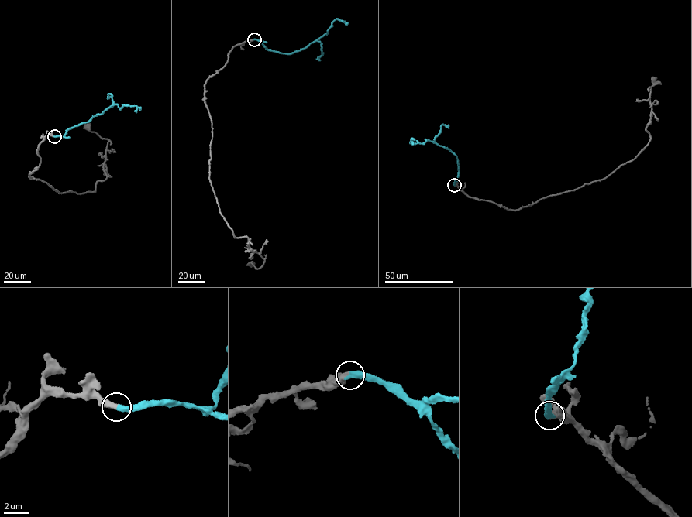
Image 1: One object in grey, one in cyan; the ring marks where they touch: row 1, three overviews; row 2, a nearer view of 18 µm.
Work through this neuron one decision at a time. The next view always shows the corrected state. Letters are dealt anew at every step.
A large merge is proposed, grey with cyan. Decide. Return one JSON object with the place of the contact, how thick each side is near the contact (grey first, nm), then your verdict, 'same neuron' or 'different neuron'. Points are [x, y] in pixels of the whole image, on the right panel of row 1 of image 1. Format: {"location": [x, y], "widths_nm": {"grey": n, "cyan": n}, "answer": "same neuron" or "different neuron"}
{"location": [454, 185], "widths_nm": {"grey": 460, "cyan": 460}, "answer": "same neuron"}

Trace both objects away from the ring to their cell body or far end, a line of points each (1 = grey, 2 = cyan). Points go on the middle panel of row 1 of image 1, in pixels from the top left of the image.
1: (254, 39), (233, 46), (204, 99), (209, 177), (234, 237), (247, 237), (264, 260), (251, 264)
2: (254, 39), (269, 50), (290, 53), (306, 47), (326, 34), (335, 19), (343, 20), (346, 22), (345, 24)

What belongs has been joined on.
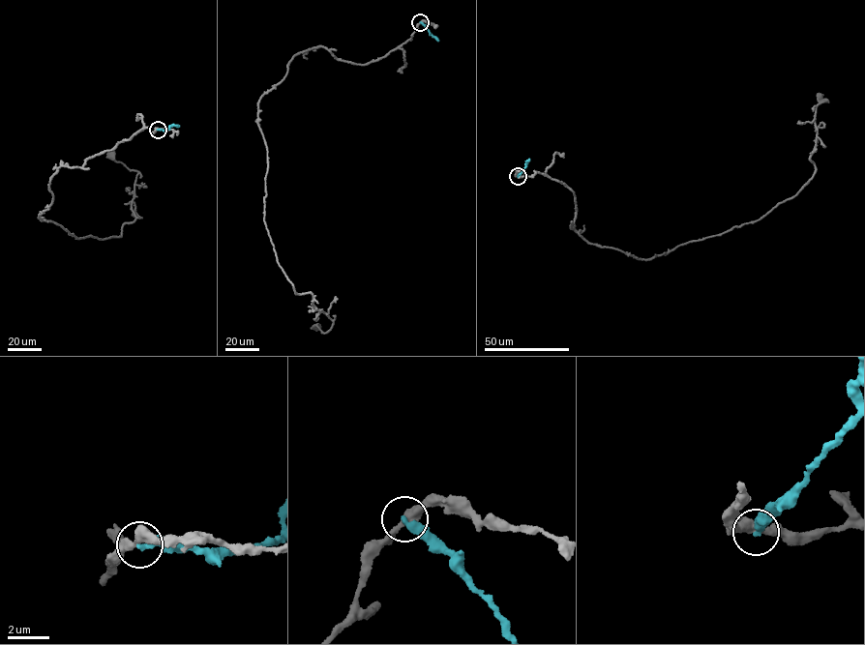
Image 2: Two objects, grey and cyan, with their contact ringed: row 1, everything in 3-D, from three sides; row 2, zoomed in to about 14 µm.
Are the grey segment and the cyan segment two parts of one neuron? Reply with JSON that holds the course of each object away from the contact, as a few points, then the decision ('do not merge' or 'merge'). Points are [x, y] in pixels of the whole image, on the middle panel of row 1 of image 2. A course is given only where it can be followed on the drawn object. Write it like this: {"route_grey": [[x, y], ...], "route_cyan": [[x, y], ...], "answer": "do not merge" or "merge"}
{"route_grey": [[420, 22], [364, 65], [321, 46], [299, 53], [259, 102], [264, 219], [295, 293], [333, 322], [316, 327]], "route_cyan": [[420, 22], [438, 41]], "answer": "do not merge"}

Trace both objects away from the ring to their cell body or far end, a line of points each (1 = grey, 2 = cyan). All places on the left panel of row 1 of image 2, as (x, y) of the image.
1: (158, 129), (81, 167), (58, 167), (39, 217), (77, 239), (121, 237), (135, 218), (138, 172), (111, 154)
2: (158, 129), (179, 126)

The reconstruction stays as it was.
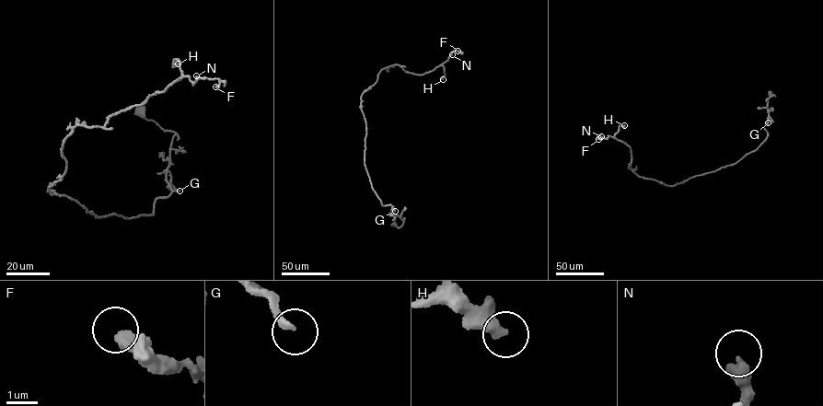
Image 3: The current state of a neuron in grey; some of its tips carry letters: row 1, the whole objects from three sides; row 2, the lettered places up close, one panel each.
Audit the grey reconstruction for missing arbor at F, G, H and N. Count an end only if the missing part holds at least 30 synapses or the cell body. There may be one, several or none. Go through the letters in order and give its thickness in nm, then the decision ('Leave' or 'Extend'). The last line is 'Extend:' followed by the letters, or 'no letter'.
F: Thickness 380 nm. Leave
G: Thickness 240 nm. Extend
H: Thickness 320 nm. Leave
N: Thickness 400 nm. Leave
Extend: G

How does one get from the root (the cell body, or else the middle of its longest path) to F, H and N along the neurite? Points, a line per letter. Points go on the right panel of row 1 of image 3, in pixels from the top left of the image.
F: (770, 93), (768, 136), (757, 149), (672, 186), (629, 168), (625, 143), (598, 139)
H: (770, 93), (768, 136), (757, 149), (672, 186), (628, 168), (630, 148), (614, 137), (624, 125)
N: (770, 93), (768, 136), (757, 149), (672, 186), (639, 177), (628, 168), (630, 147), (601, 136)

